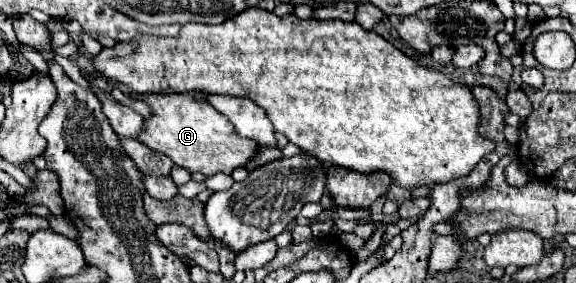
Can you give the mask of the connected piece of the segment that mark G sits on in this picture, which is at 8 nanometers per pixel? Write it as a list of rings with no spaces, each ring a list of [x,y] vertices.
[[[134,94],[132,98],[146,102],[152,110],[138,140],[166,154],[176,166],[188,172],[200,172],[204,176],[214,176],[218,172],[232,174],[234,168],[244,166],[246,160],[258,152],[256,142],[238,136],[224,114],[216,112],[206,100],[198,100],[194,94]]]

